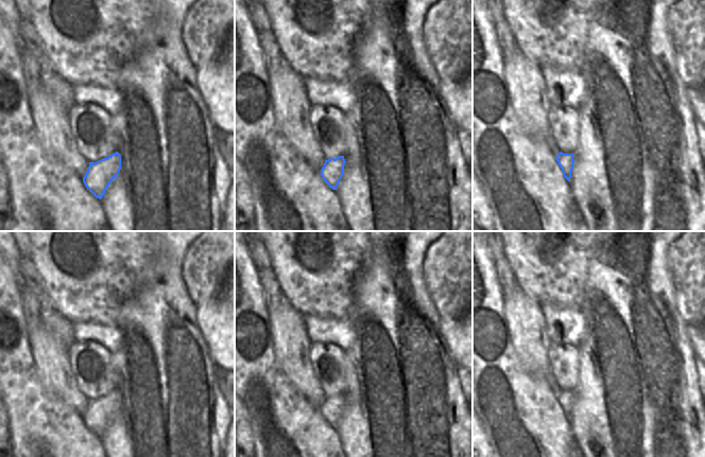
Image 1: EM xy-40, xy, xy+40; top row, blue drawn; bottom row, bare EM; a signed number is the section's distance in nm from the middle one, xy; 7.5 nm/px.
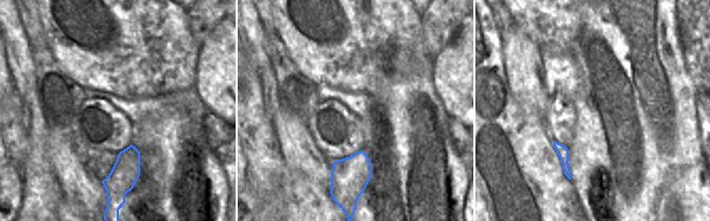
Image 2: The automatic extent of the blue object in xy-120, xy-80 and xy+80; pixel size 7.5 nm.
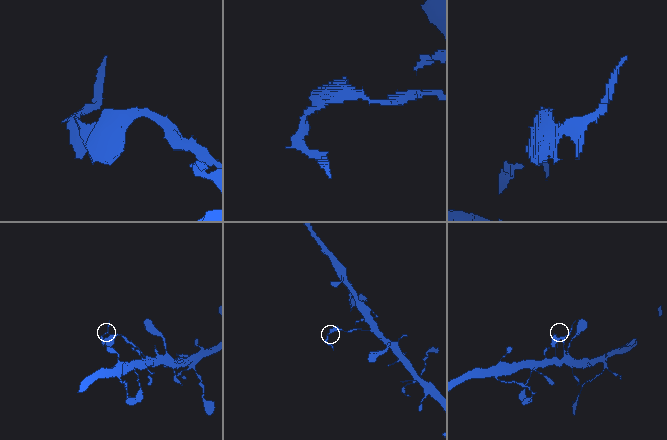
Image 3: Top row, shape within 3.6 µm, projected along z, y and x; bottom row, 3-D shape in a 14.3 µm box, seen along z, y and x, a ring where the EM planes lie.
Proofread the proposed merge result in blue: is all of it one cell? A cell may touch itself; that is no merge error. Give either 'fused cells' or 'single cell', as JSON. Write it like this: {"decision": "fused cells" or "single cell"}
{"decision": "fused cells"}

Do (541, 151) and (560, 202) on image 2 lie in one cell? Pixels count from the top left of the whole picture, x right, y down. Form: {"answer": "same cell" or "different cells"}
{"answer": "same cell"}

